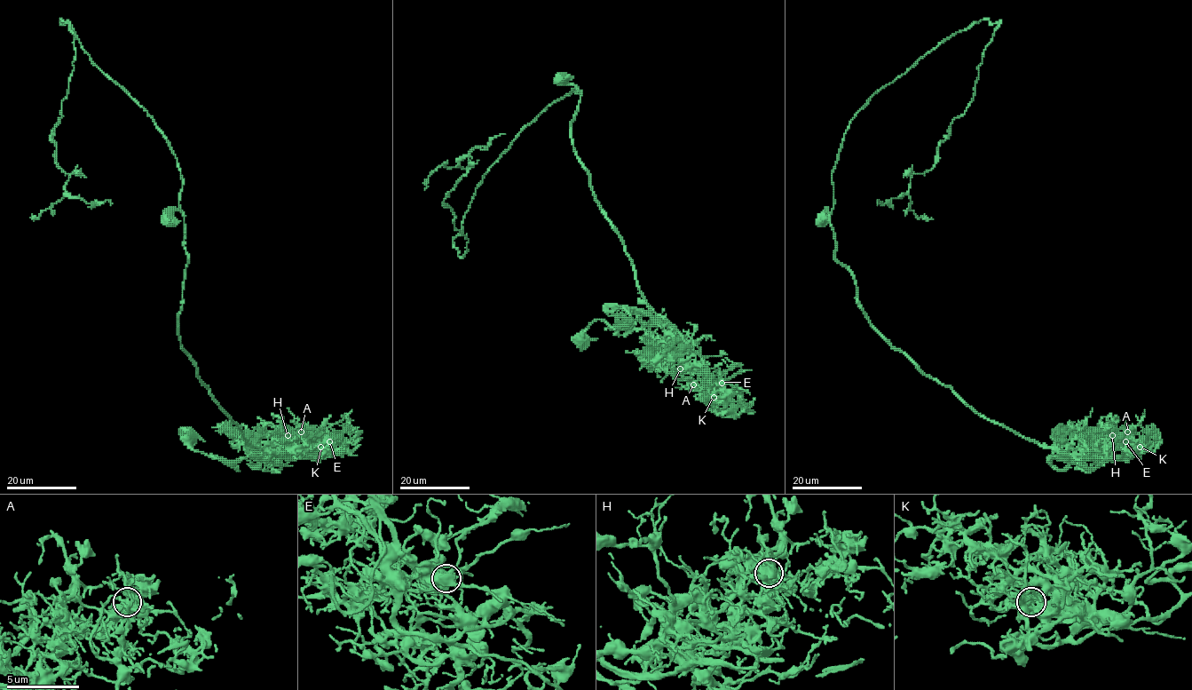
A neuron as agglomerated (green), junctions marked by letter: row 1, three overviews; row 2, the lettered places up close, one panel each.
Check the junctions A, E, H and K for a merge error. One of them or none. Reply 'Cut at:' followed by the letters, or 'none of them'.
Cut at: E

